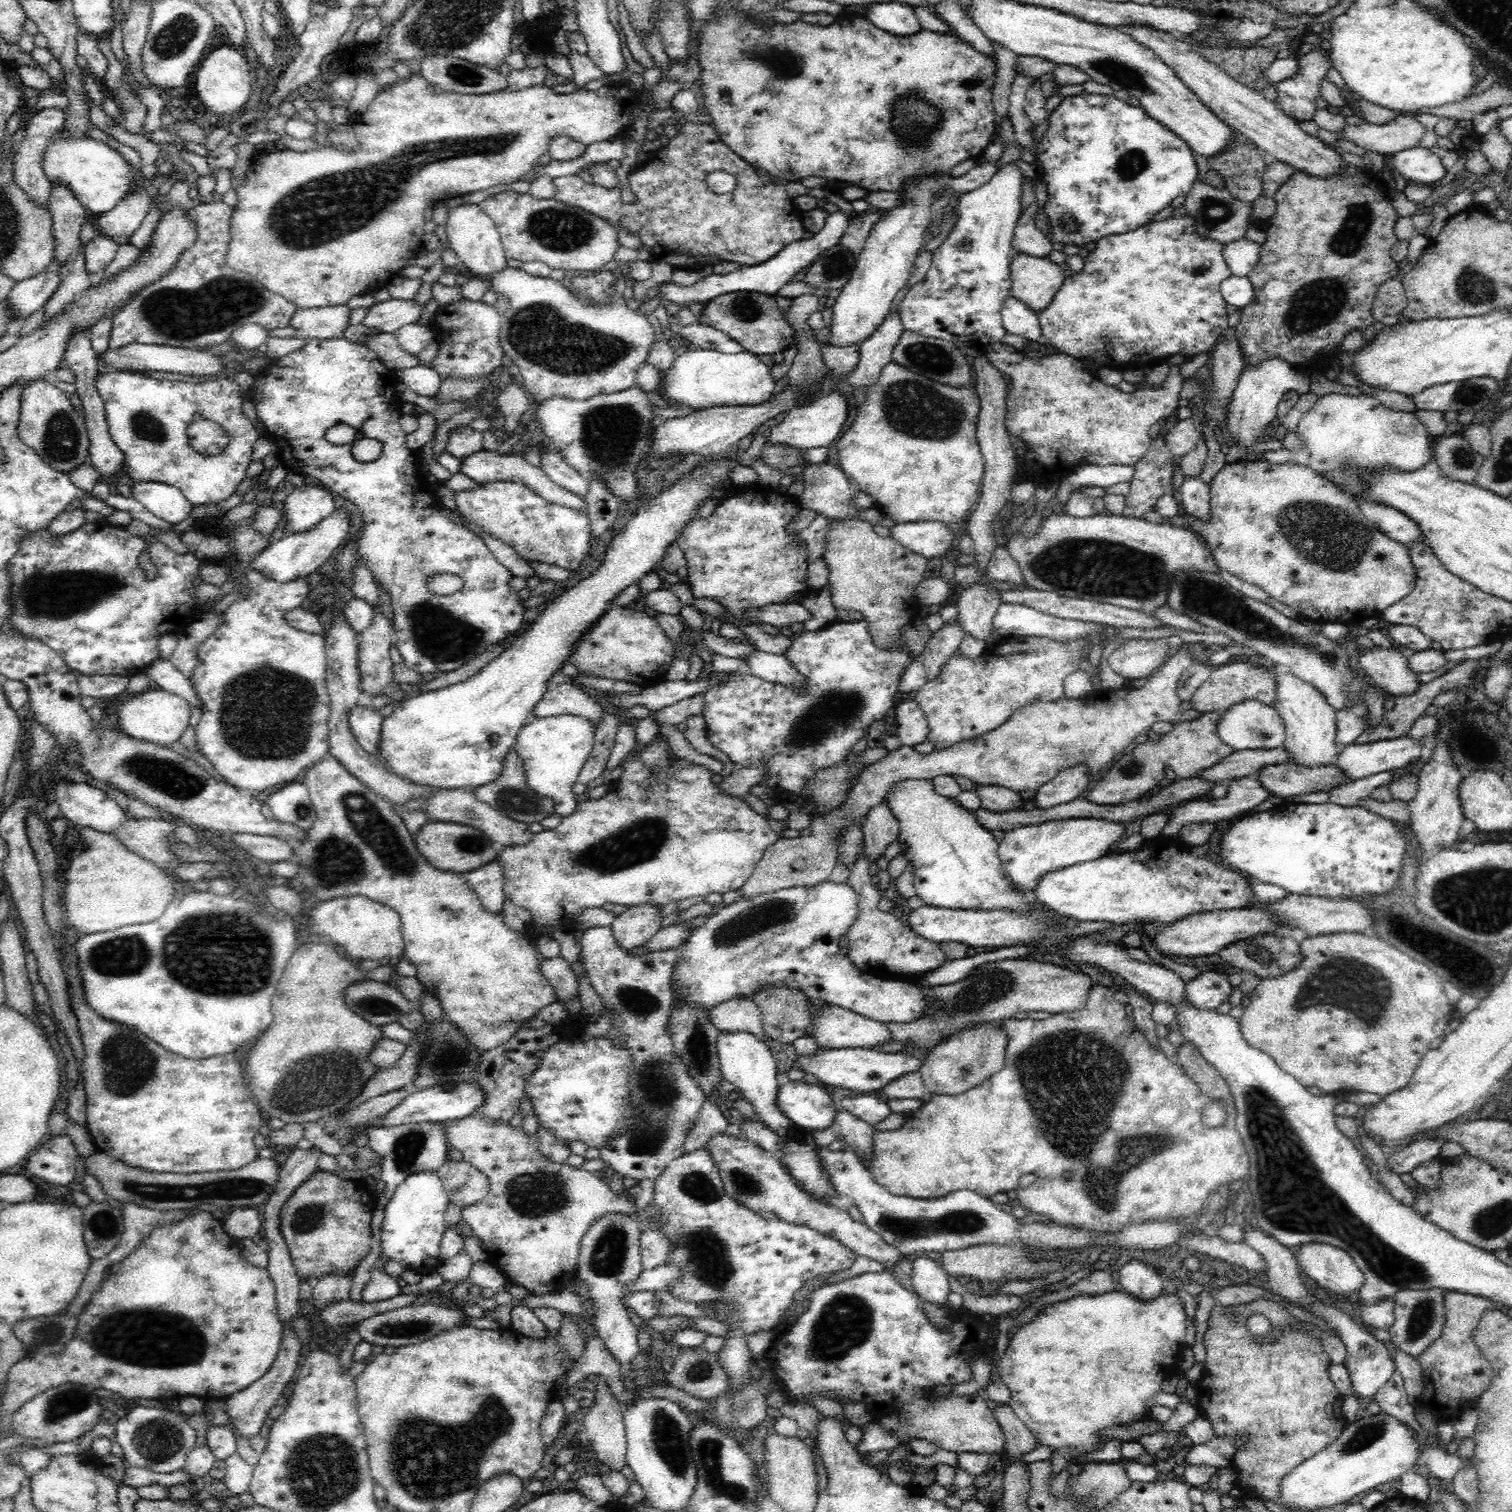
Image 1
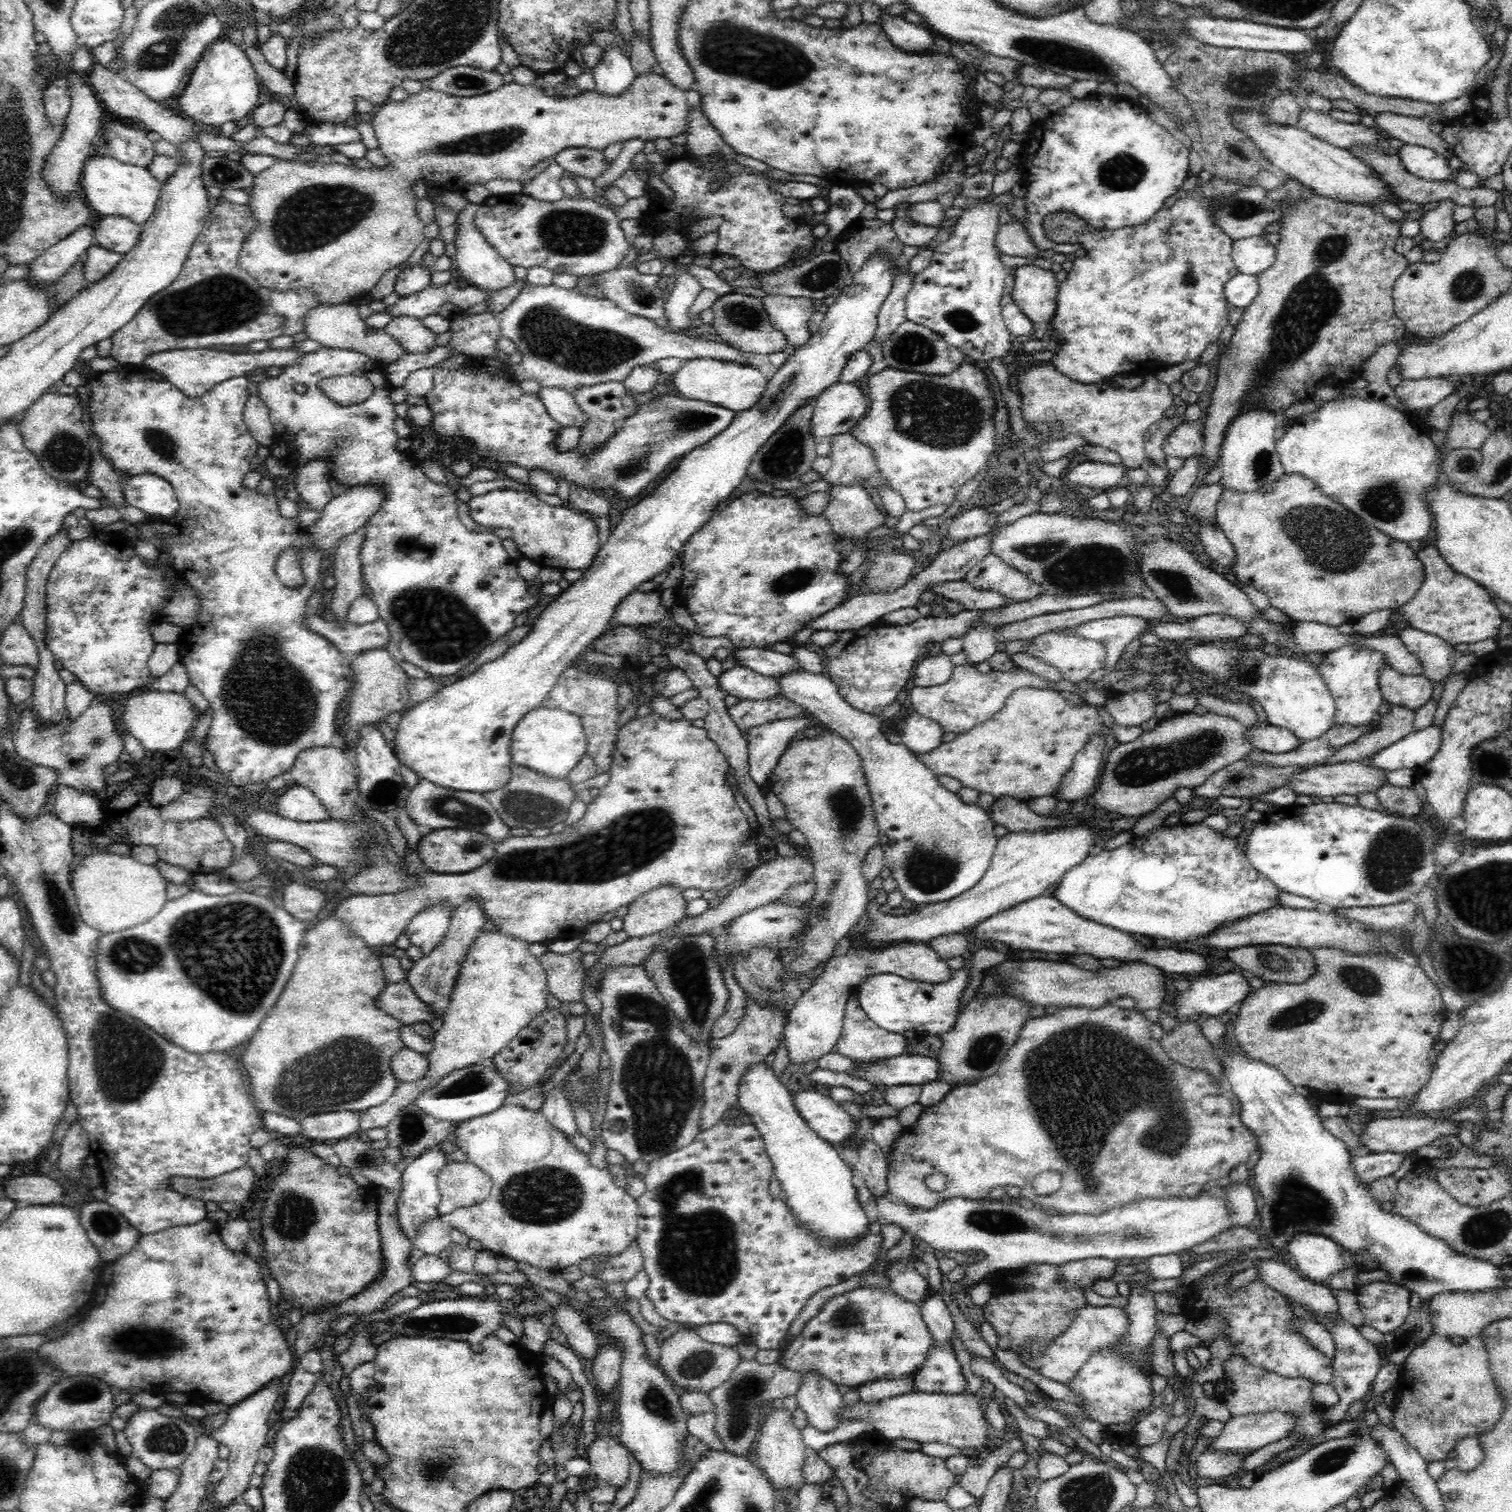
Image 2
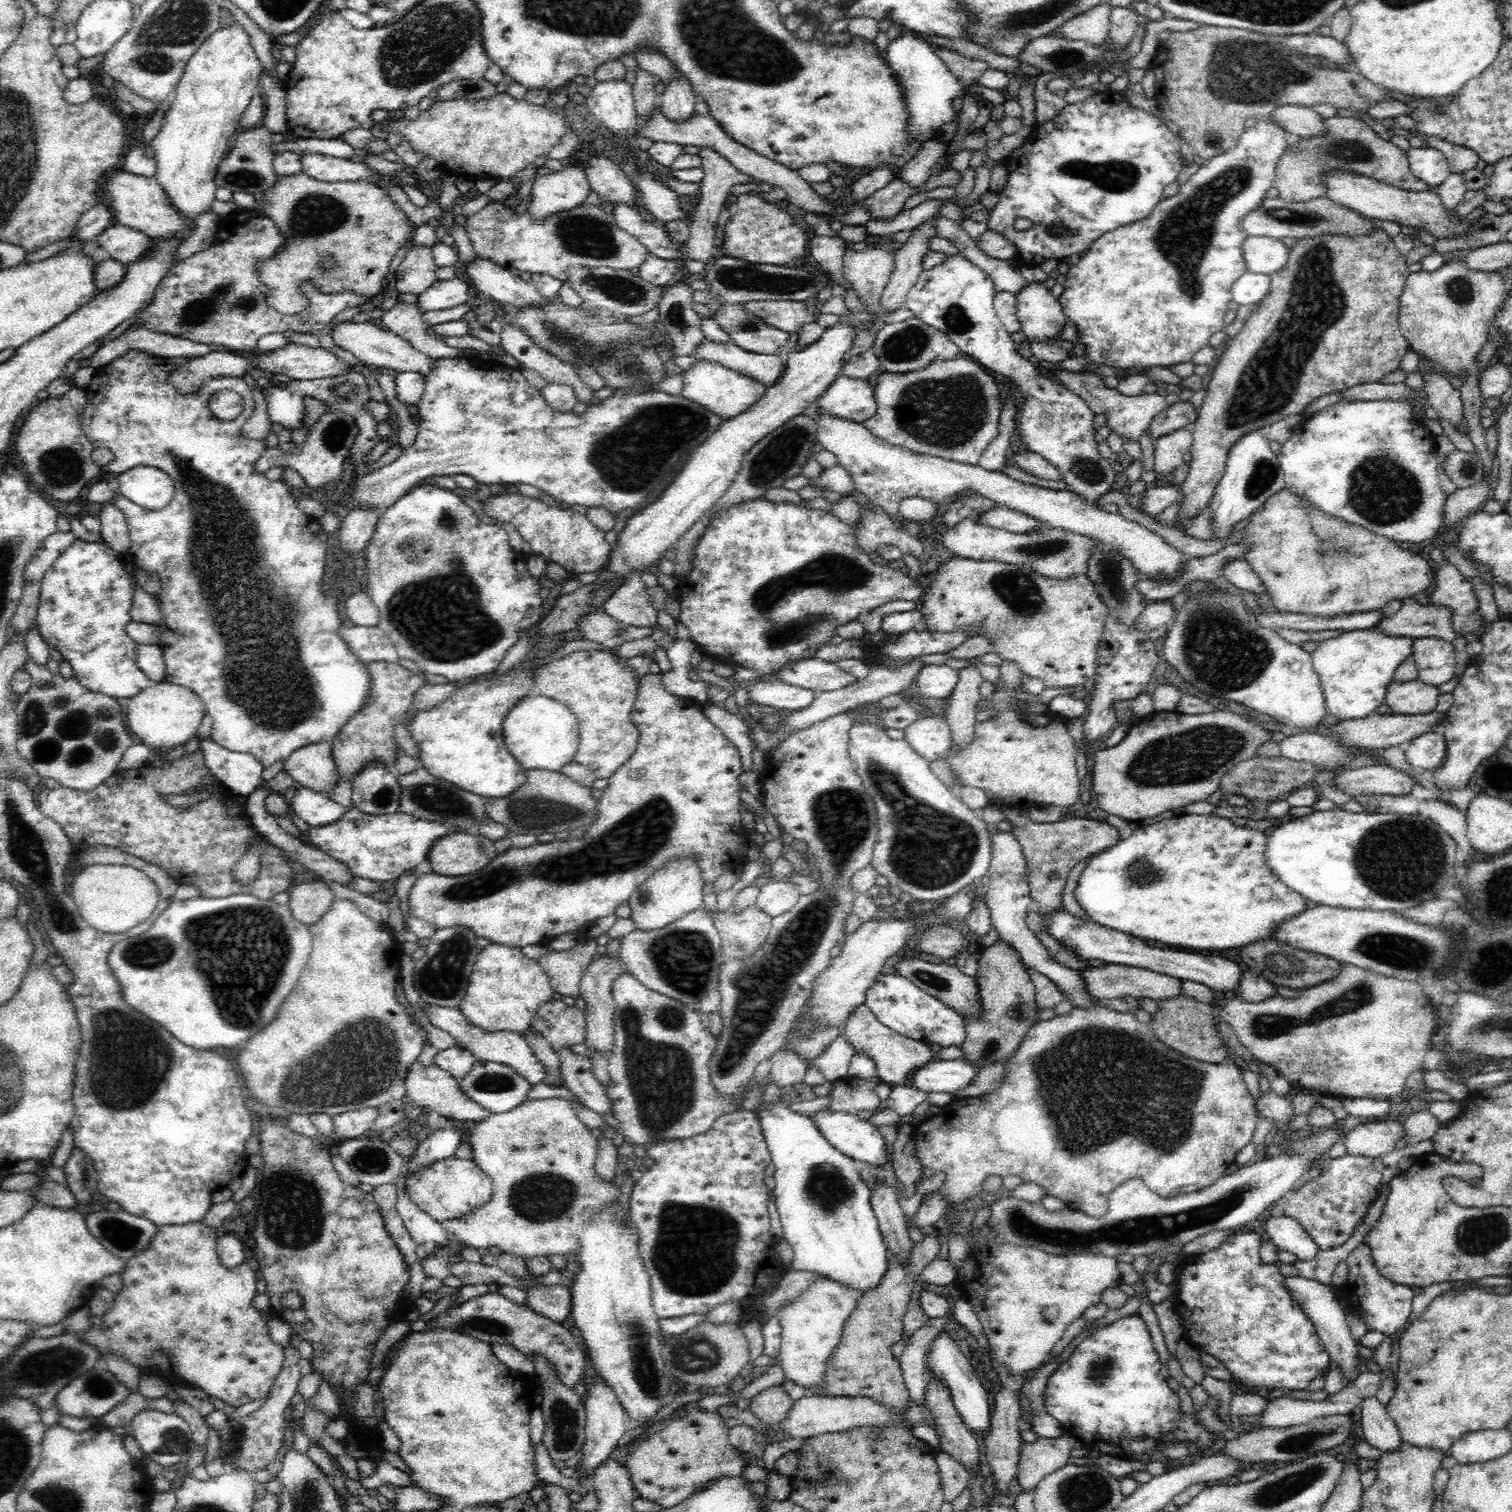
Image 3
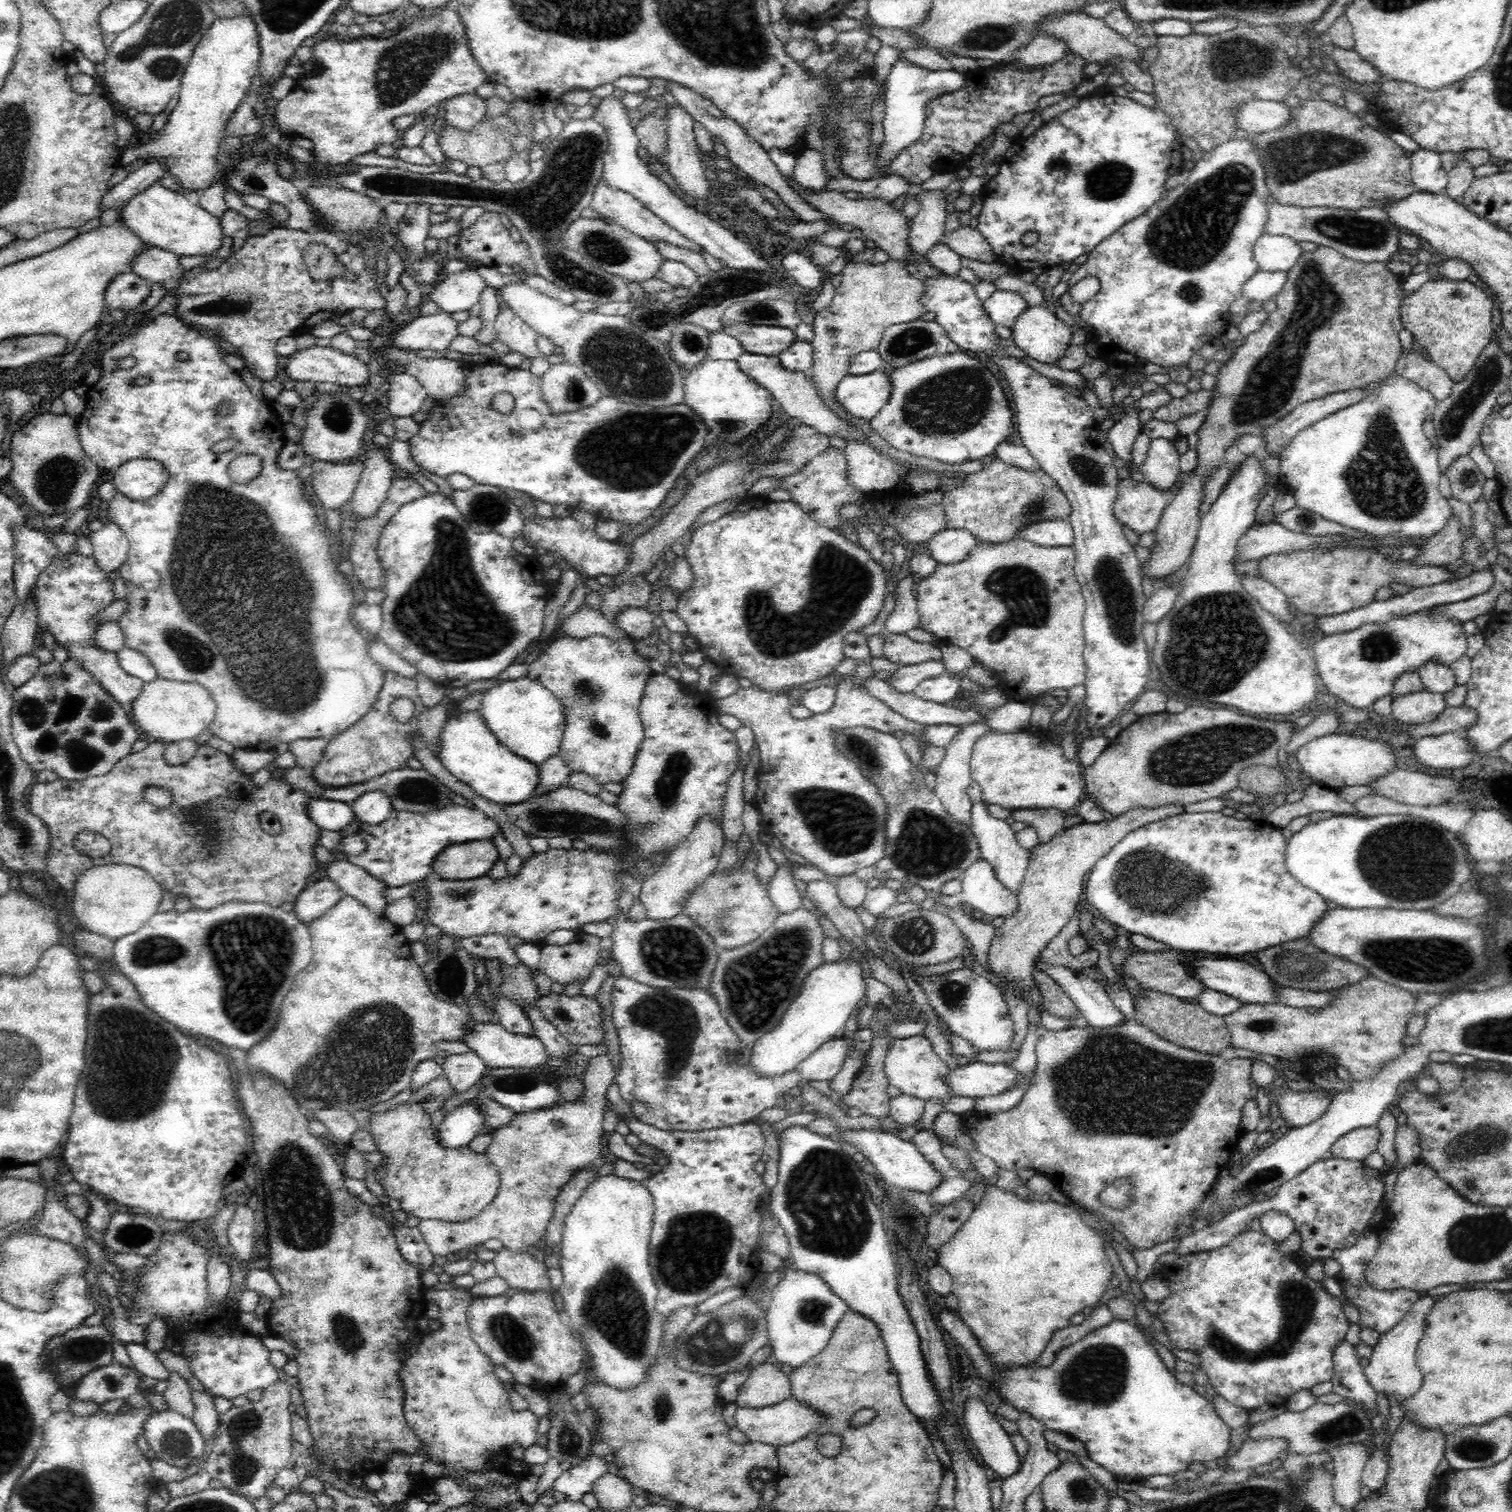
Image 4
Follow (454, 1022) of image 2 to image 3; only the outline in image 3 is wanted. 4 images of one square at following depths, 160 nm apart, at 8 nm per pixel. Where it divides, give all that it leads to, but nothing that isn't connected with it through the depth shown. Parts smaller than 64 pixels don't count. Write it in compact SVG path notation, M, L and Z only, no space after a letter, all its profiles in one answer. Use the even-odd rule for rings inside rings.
M490 942L477 954L477 962L466 984L464 998L456 1009L472 1027L484 1033L506 1031L522 1035L538 1007L552 1000L551 978L534 959L527 958L521 947ZM360 1108L360 1110L346 1111L333 1116L335 1135L340 1140L358 1138L369 1135L370 1127L378 1118L376 1108Z

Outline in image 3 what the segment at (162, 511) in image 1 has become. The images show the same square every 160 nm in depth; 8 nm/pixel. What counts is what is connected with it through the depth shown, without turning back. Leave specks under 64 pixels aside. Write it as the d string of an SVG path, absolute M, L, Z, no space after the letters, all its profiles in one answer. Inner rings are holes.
M137 466L120 473L119 477L117 494L137 509L162 510L175 495L171 476L152 466Z

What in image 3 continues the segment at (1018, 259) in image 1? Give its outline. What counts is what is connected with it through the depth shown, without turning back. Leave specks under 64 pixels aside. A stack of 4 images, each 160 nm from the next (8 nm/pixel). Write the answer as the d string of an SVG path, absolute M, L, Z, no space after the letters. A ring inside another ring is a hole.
M1027 283L1015 294L1021 330L1030 342L1045 343L1064 326L1066 317L1059 298L1044 283Z

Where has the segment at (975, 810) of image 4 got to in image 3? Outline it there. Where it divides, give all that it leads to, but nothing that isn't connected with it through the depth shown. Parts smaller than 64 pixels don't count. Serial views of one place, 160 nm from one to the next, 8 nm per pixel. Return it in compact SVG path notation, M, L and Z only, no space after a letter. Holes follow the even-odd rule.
M992 827L991 841L992 858L987 872L989 880L984 897L990 911L991 925L998 932L999 940L1008 943L1018 952L1022 964L1048 977L1067 996L1066 999L1074 1007L1090 1006L1095 1000L1090 999L1080 971L1069 968L1066 963L1058 964L1026 923L1026 913L1033 908L1034 900L1030 894L1029 881L1024 880L1024 875L1022 875L1024 874L1025 857L1020 843L1014 839L1012 833L994 831Z

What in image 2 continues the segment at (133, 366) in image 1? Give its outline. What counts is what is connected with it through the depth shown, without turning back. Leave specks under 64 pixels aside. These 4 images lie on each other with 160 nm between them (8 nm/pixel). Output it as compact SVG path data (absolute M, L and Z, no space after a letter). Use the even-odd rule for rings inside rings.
M204 348L187 350L175 349L150 354L150 356L146 357L142 366L166 377L168 382L171 382L186 396L196 398L196 396L206 394L208 390L212 390L213 386L229 378L243 376L246 372L250 372L250 370L254 370L255 368L268 368L268 366L284 368L284 366L294 364L302 355L303 354L300 354L300 352L297 352L293 348L286 350L267 349L264 350L264 352L260 352L260 354L234 354Z

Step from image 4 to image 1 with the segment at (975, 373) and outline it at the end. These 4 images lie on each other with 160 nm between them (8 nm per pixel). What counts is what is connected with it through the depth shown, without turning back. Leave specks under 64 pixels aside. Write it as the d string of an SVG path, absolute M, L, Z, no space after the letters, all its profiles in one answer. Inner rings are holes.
M890 360L881 370L878 382L865 390L866 401L858 408L856 416L848 430L840 436L836 442L837 466L853 484L855 490L866 493L876 501L880 511L886 513L896 523L919 523L926 521L938 521L944 523L952 531L952 540L963 540L968 537L968 519L970 513L976 508L982 490L984 479L985 460L981 454L977 441L977 416L980 410L980 399L975 390L974 383L959 389L930 381L928 378L910 372L906 367Z

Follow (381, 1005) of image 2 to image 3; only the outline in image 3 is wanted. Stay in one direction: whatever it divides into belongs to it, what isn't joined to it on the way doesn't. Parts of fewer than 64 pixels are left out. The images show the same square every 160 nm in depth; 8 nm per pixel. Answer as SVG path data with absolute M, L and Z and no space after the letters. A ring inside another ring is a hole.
M424 1003L420 1007L426 1014L429 1024L440 1028L450 1033L453 1039L458 1040L459 1044L464 1049L468 1049L477 1060L490 1060L498 1063L505 1064L510 1068L513 1068L520 1076L523 1076L530 1084L542 1083L542 1079L546 1078L544 1072L546 1069L542 1067L540 1061L536 1059L536 1055L532 1052L532 1049L528 1046L526 1039L523 1035L514 1033L508 1033L502 1031L499 1033L484 1033L482 1029L472 1027L468 1021L464 1020L460 1010L452 1008L450 1006L434 1006L432 1004Z

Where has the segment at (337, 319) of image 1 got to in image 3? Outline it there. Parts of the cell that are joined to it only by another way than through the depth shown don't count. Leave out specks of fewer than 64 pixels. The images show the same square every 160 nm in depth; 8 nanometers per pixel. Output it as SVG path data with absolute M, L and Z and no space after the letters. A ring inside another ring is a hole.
M345 320L338 322L330 328L332 341L336 347L351 352L361 363L376 366L378 368L387 368L397 372L417 372L424 375L430 372L432 368L432 359L416 348L412 347L406 340L392 332L385 331L382 326L375 324L373 320L369 322L354 322Z

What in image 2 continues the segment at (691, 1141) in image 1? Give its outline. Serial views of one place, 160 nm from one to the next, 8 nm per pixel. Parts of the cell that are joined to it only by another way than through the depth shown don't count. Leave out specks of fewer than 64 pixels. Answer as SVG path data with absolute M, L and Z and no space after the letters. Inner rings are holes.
M748 998L745 1015L734 1032L724 1038L712 1038L709 1061L703 1080L704 1104L699 1112L698 1132L711 1129L722 1120L724 1112L736 1104L738 1082L742 1072L752 1064L763 1062L764 1057L775 1050L778 1040L782 1038L782 1032L785 1032L786 1024L787 1020L782 1015L782 1011L762 1009L758 1003Z

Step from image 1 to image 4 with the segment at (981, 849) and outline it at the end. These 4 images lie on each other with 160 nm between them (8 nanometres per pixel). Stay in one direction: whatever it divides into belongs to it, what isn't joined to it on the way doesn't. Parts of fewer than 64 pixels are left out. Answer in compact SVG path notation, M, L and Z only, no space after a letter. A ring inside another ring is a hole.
M868 727L839 731L835 738L836 749L856 763L860 773L878 789L880 799L886 803L884 856L876 864L856 871L860 880L868 882L884 874L888 880L900 880L905 886L919 886L928 895L936 895L943 884L960 880L966 869L982 859L972 824L964 825L952 819L934 788L915 781L913 762L898 738Z

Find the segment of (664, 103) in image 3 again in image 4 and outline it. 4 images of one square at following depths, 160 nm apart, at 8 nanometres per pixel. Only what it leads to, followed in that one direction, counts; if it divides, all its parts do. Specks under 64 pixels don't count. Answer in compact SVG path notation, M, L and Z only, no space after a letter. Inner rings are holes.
M666 103L666 116L664 116L666 124L666 146L665 158L667 158L668 172L676 179L676 184L682 190L684 196L692 196L692 198L706 199L711 187L704 176L704 169L702 169L703 162L699 157L698 146L694 139L694 123L695 120L692 115L681 104Z

